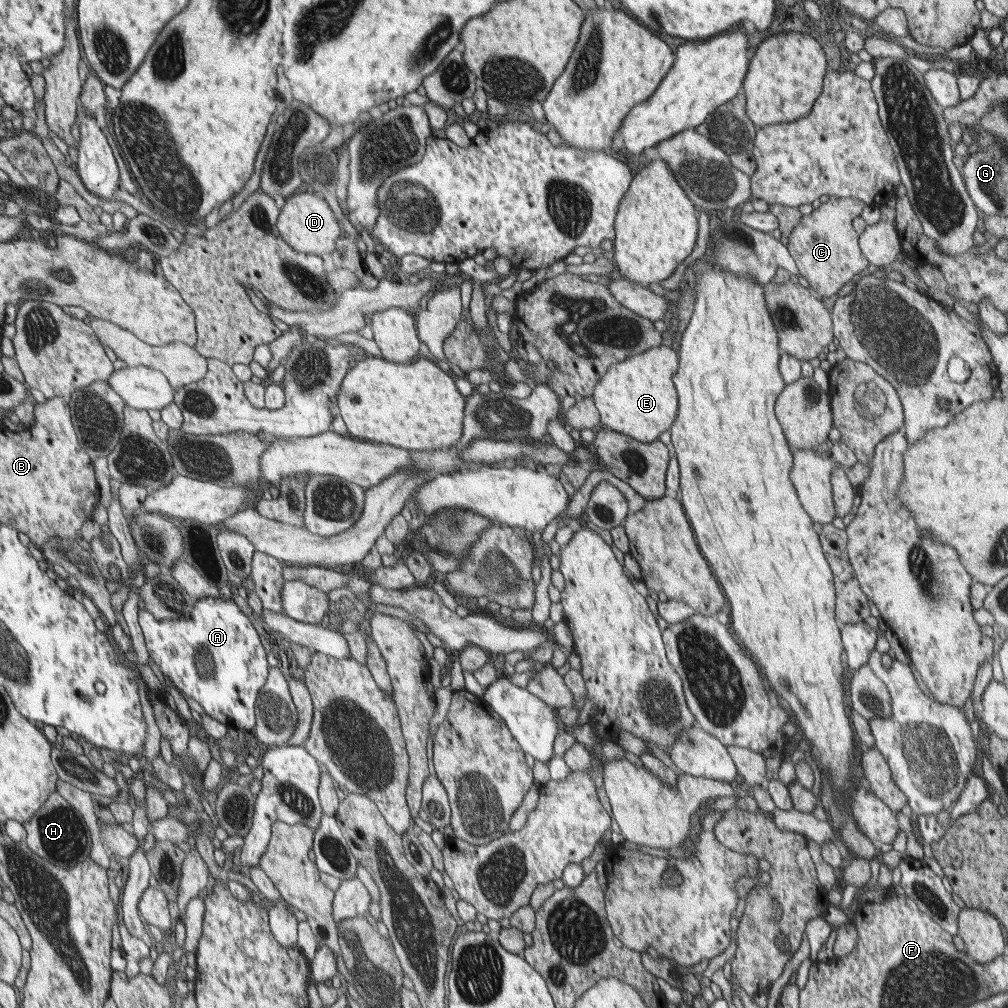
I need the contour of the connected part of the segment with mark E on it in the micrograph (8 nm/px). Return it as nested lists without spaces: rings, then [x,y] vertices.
[[[663,345],[616,363],[597,383],[590,398],[601,416],[600,428],[624,433],[644,443],[654,442],[677,419],[679,398],[672,384],[676,370],[679,370],[678,352]]]

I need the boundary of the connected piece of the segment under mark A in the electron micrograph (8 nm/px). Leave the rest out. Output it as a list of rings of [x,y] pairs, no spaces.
[[[213,596],[198,598],[190,613],[189,621],[186,622],[182,619],[157,619],[145,609],[138,613],[138,622],[143,630],[150,658],[154,660],[154,664],[160,668],[162,674],[172,680],[172,684],[181,694],[186,694],[199,702],[208,716],[219,720],[228,728],[252,732],[256,710],[254,704],[258,700],[258,690],[266,684],[268,678],[268,662],[258,632],[232,599],[225,600]]]

